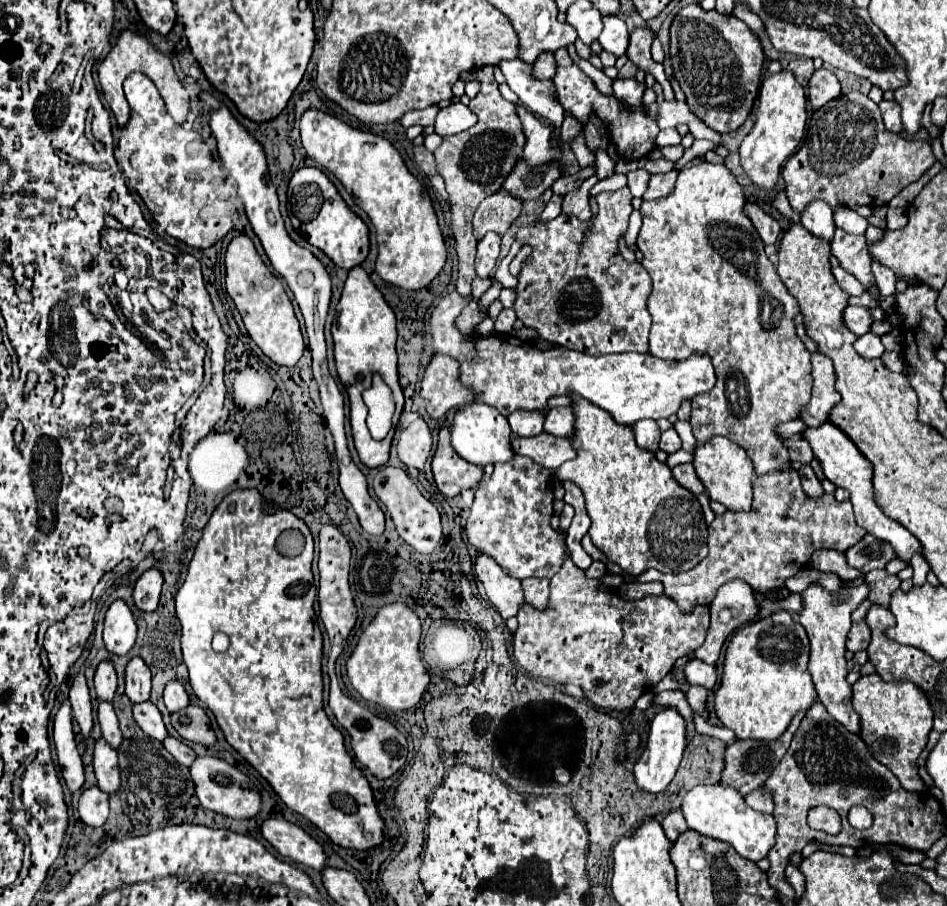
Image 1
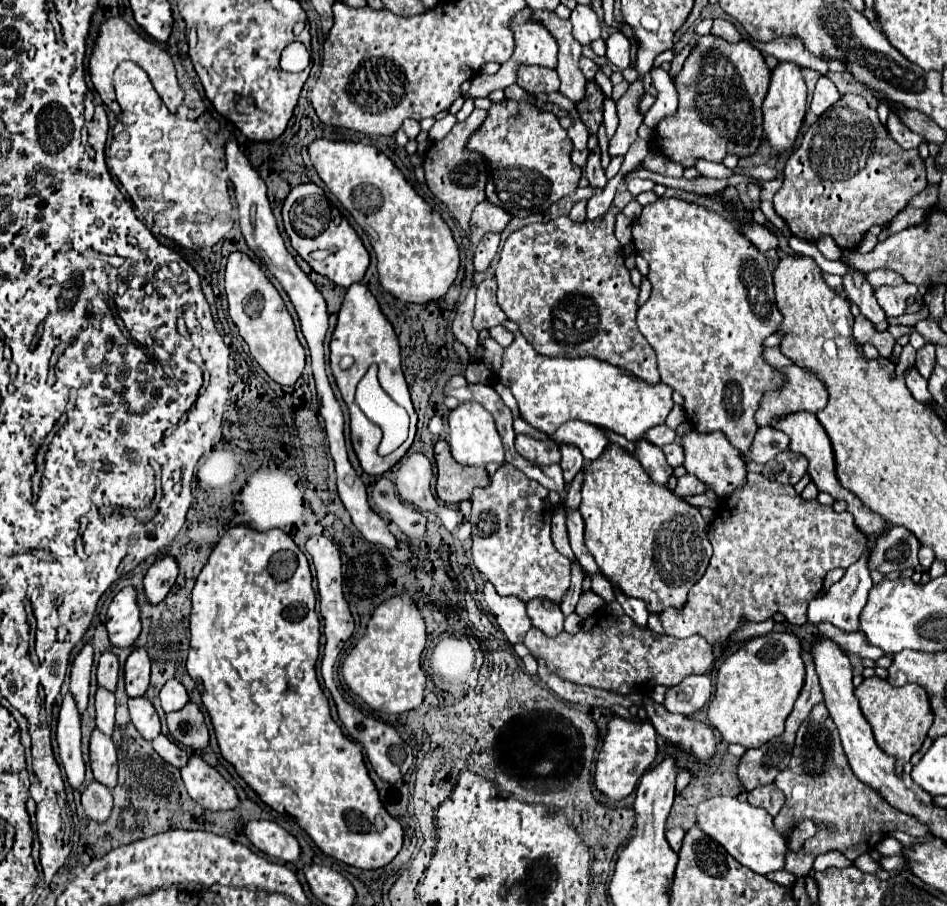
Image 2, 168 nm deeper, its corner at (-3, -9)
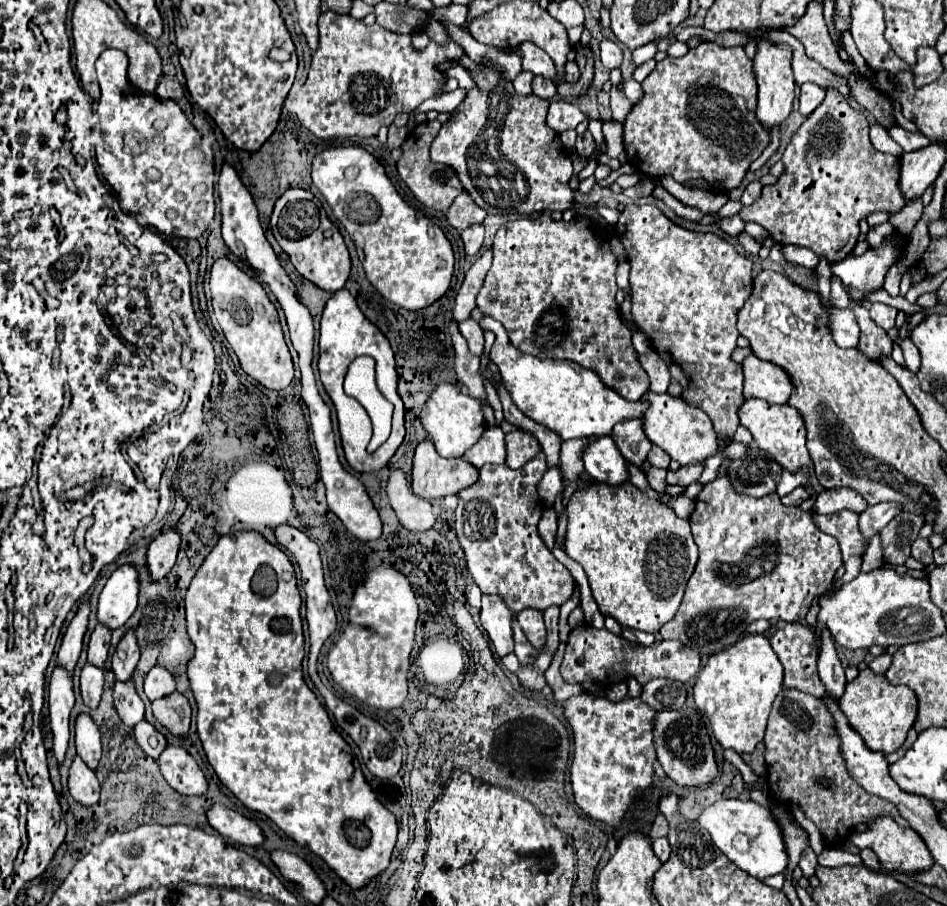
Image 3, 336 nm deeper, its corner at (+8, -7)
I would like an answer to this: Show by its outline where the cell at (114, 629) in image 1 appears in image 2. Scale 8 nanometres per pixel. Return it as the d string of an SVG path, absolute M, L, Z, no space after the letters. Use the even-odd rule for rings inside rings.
M123 588L107 610L109 640L117 648L131 648L141 632L139 608L133 588Z

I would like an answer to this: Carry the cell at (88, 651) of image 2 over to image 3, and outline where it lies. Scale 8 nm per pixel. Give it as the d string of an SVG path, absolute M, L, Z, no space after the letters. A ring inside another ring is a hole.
M82 602L64 632L64 638L62 638L62 644L58 650L58 660L66 670L74 670L74 666L78 662L78 656L82 650L82 638L86 634L86 626L88 626L88 614L90 614L90 604Z

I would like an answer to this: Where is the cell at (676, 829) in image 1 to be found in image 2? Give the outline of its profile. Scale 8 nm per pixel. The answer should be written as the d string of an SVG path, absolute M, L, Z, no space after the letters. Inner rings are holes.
M675 826L675 828L667 830L667 842L669 842L669 846L671 846L675 852L681 848L681 842L683 842L683 838L685 838L685 830L683 830L683 828Z

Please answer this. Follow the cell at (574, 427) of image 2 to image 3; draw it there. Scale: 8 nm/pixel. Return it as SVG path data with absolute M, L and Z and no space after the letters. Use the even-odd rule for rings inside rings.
M594 436L584 450L584 470L596 480L612 486L628 482L630 472L610 436Z

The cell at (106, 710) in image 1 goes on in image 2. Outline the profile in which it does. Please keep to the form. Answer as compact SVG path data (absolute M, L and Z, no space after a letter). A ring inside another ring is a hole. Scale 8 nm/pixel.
M97 690L95 694L95 708L97 708L97 728L105 736L113 736L115 728L115 696L107 690Z

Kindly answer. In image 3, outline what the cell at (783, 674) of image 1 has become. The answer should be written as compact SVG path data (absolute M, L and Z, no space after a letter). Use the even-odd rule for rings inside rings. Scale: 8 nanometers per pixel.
M748 634L742 640L738 640L736 644L728 646L726 650L712 654L708 658L708 662L704 664L704 668L700 670L700 674L696 678L696 684L692 686L692 694L694 694L696 706L708 716L714 736L722 744L722 748L732 748L738 754L754 752L756 744L762 742L762 738L764 738L766 720L768 720L772 702L774 702L776 694L780 692L782 678L784 678L784 668L782 668L778 656L774 654L768 638L764 638L762 634Z

